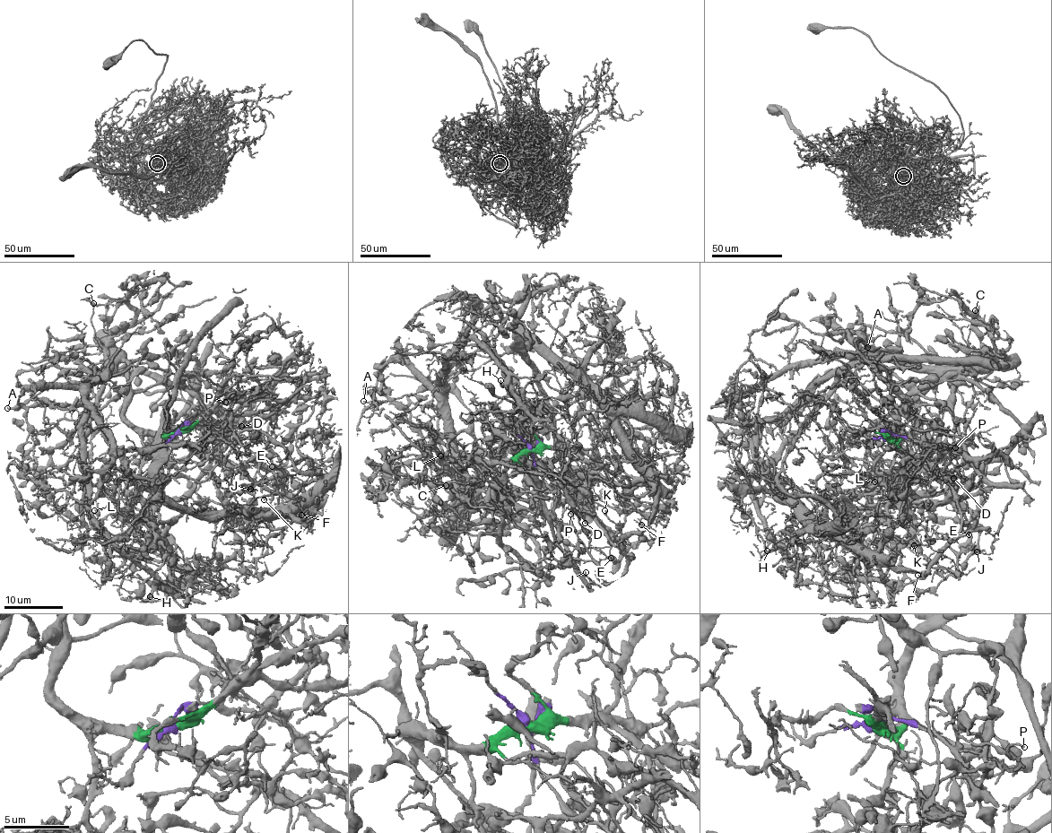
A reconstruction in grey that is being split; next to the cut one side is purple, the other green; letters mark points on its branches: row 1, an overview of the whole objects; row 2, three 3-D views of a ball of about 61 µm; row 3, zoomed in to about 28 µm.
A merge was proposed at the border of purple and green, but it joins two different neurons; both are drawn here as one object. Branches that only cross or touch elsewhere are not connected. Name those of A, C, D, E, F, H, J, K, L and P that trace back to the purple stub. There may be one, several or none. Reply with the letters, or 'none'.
D, E, F, J, K, P

